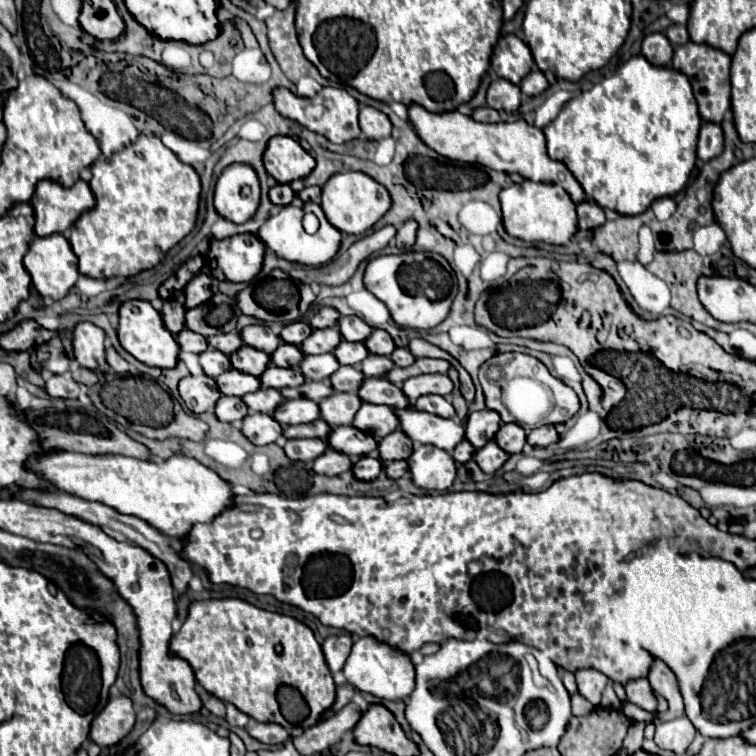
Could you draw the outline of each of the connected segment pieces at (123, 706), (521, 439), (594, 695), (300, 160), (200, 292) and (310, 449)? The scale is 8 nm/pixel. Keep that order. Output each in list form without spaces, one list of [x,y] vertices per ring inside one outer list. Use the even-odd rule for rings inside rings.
[[[127,696],[111,698],[109,704],[95,716],[91,724],[91,740],[105,746],[119,744],[135,726],[135,710]]]
[[[513,422],[513,424],[503,424],[499,432],[495,434],[495,442],[507,452],[507,454],[519,454],[527,442],[525,430]]]
[[[583,668],[579,672],[575,672],[575,680],[579,686],[579,694],[583,698],[587,698],[593,706],[599,706],[601,702],[601,692],[605,688],[605,684],[609,682],[609,678],[593,668]]]
[[[289,136],[271,138],[263,154],[263,162],[267,172],[281,184],[301,180],[315,168],[315,158]]]
[[[197,274],[197,276],[185,286],[185,296],[187,296],[187,302],[185,302],[187,308],[197,308],[199,304],[207,302],[207,300],[213,296],[211,276],[207,276],[207,274]]]
[[[313,438],[313,440],[287,440],[285,444],[285,454],[291,458],[291,460],[303,460],[303,462],[309,462],[309,460],[315,460],[319,458],[323,452],[327,452],[327,442],[325,440],[319,440],[319,438]]]

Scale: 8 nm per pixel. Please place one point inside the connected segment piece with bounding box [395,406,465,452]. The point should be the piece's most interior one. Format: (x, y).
(423, 427)

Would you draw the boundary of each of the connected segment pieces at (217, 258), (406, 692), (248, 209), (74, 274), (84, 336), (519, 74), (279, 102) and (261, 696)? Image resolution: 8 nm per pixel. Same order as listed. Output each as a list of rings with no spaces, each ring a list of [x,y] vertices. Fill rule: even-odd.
[[[235,234],[225,240],[211,240],[209,262],[217,280],[251,282],[263,266],[265,244],[255,234]]]
[[[373,636],[359,638],[353,644],[353,650],[351,650],[351,656],[347,658],[343,674],[357,690],[369,692],[381,700],[403,702],[415,690],[415,666],[411,662],[411,656],[401,652],[399,648],[393,648],[387,642],[379,642]]]
[[[231,164],[215,184],[215,210],[227,220],[243,224],[257,212],[259,196],[261,188],[257,172],[249,164]],[[243,186],[251,188],[249,196],[239,194]]]
[[[51,234],[47,238],[35,238],[29,246],[29,252],[25,254],[25,270],[29,272],[35,290],[41,296],[49,296],[53,300],[61,300],[67,296],[67,292],[75,286],[79,278],[77,270],[77,256],[73,254],[69,242],[63,238],[63,234]]]
[[[81,322],[75,328],[75,356],[77,362],[83,368],[89,368],[93,372],[107,372],[109,364],[105,358],[105,332],[91,324],[91,322]]]
[[[505,34],[499,38],[493,56],[491,66],[497,72],[497,76],[511,80],[513,84],[519,84],[523,76],[535,66],[535,60],[531,56],[529,46],[515,34]]]
[[[331,86],[323,88],[321,102],[315,102],[311,98],[295,96],[287,88],[275,88],[273,90],[273,104],[275,104],[275,108],[277,108],[277,112],[281,116],[291,118],[291,120],[299,122],[301,126],[305,126],[305,128],[309,128],[309,130],[313,130],[317,134],[323,134],[327,140],[331,140],[335,144],[343,144],[343,142],[349,142],[349,140],[361,136],[361,128],[359,128],[359,122],[357,122],[359,104],[343,88],[331,88]]]
[[[239,598],[203,600],[203,602],[191,604],[189,616],[183,622],[181,630],[173,634],[169,650],[171,654],[177,654],[189,662],[189,666],[195,672],[195,678],[209,694],[213,694],[223,702],[235,704],[241,712],[255,718],[257,722],[275,722],[281,726],[287,726],[289,722],[293,726],[311,728],[321,722],[323,714],[335,704],[335,698],[337,698],[337,686],[327,668],[321,644],[315,640],[315,634],[311,632],[311,628],[291,616],[261,610]],[[277,644],[283,646],[281,656],[275,654]]]

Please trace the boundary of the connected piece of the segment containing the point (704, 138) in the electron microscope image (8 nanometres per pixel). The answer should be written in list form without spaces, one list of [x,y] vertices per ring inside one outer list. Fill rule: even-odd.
[[[703,122],[699,130],[699,144],[697,144],[697,156],[707,162],[723,152],[723,130],[719,124]]]

